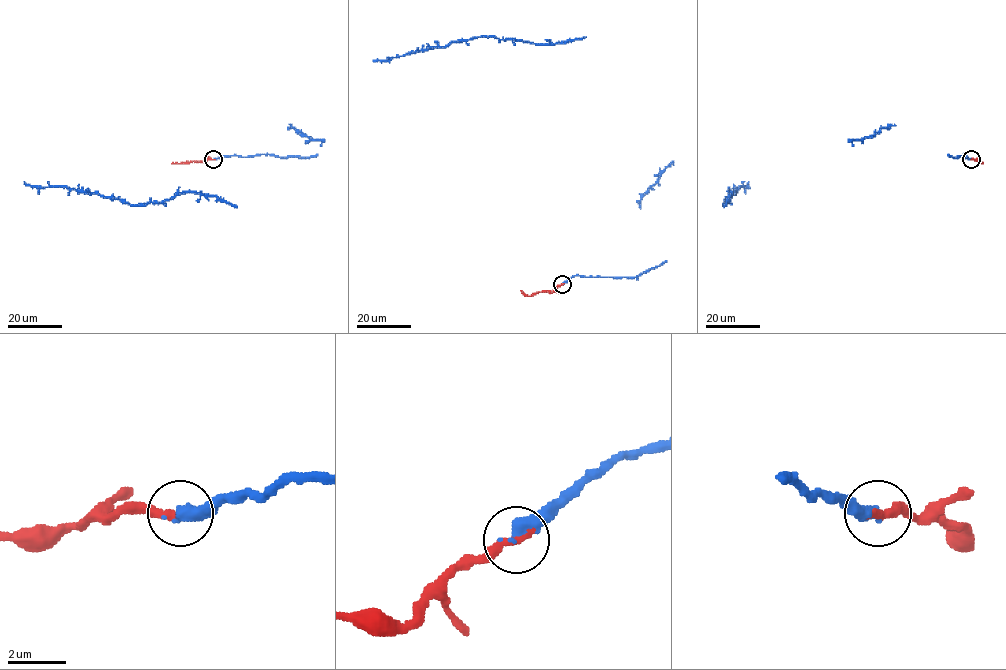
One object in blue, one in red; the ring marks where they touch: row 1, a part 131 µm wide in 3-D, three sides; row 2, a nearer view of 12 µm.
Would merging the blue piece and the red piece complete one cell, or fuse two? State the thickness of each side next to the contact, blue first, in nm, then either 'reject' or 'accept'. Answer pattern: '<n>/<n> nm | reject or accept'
500/340 nm | accept

